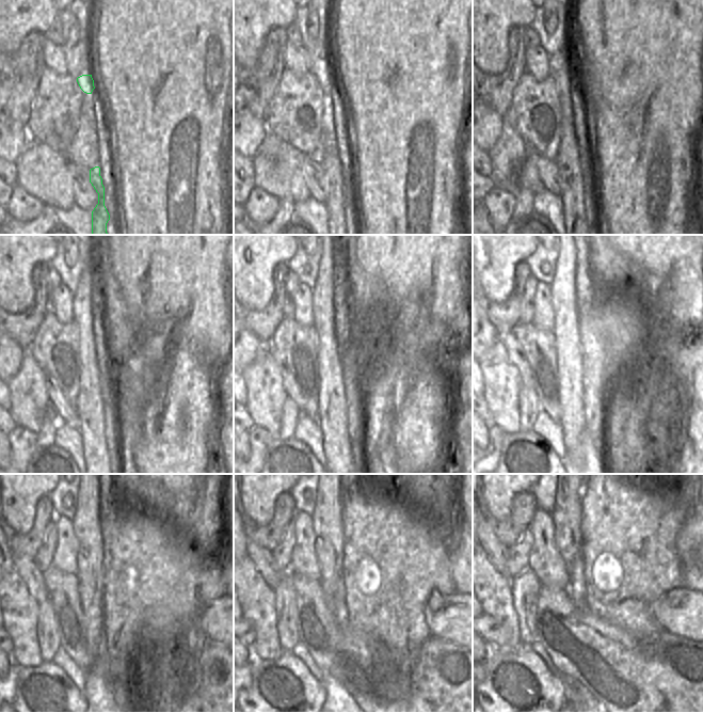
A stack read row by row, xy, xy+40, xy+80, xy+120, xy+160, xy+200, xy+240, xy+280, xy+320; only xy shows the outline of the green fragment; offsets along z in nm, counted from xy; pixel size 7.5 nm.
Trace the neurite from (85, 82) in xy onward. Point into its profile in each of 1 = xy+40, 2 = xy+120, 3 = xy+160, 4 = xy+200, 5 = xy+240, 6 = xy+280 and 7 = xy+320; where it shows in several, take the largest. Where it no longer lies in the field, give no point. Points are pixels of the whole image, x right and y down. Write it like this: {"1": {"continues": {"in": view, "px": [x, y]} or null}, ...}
{"1": {"continues": {"in": "xy+40", "px": [331, 167]}}, "2": {"continues": {"in": "xy+120", "px": [90, 407]}}, "3": {"continues": {"in": "xy+160", "px": [332, 412]}}, "4": {"continues": {"in": "xy+200", "px": [562, 256]}}, "5": {"continues": {"in": "xy+240", "px": [86, 522]}}, "6": {"continues": {"in": "xy+280", "px": [326, 519]}}, "7": {"continues": {"in": "xy+320", "px": [565, 517]}}}

